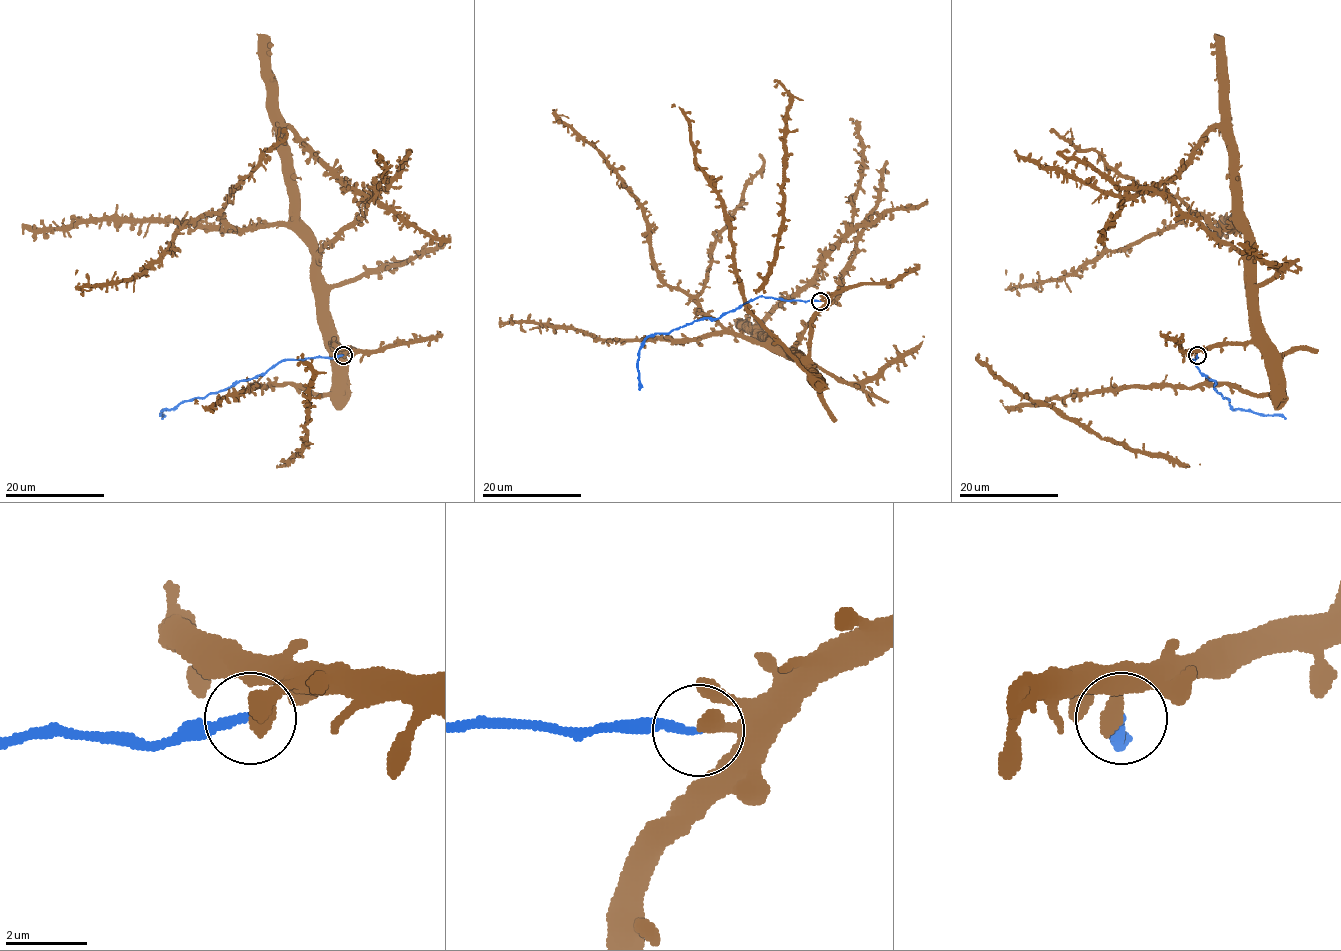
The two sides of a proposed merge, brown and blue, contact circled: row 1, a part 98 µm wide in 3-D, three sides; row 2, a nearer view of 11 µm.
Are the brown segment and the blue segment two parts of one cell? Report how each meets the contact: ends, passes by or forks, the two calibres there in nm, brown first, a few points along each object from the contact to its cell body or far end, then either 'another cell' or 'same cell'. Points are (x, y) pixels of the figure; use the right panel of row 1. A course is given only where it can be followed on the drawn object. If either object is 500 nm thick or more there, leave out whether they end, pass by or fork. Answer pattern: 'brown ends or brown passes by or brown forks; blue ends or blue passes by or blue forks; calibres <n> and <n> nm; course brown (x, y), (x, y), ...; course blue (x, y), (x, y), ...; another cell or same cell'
brown ends; blue ends; calibres 460 and 200 nm; course brown (1197, 354), (1252, 337), (1251, 240), (1238, 225), (1216, 229), (1189, 214), (1060, 277), (1012, 286), (1007, 270); course blue (1197, 354), (1197, 358), (1192, 359), (1197, 368), (1215, 382), (1216, 391), (1233, 409), (1286, 418); another cell

